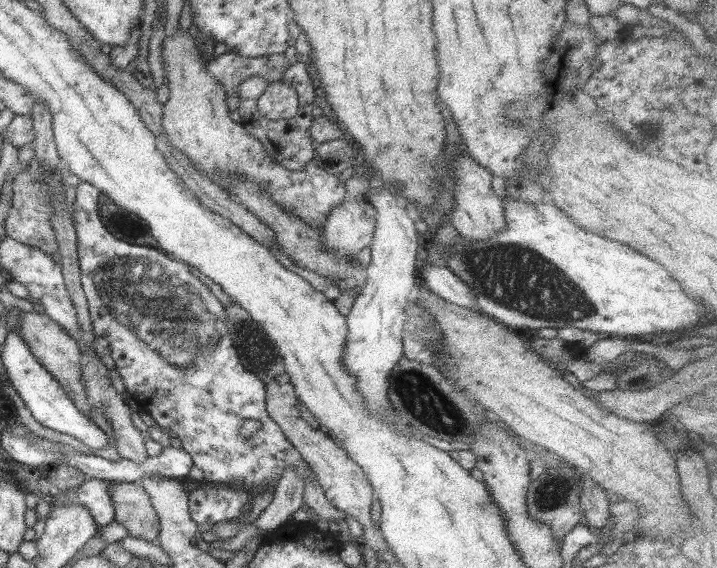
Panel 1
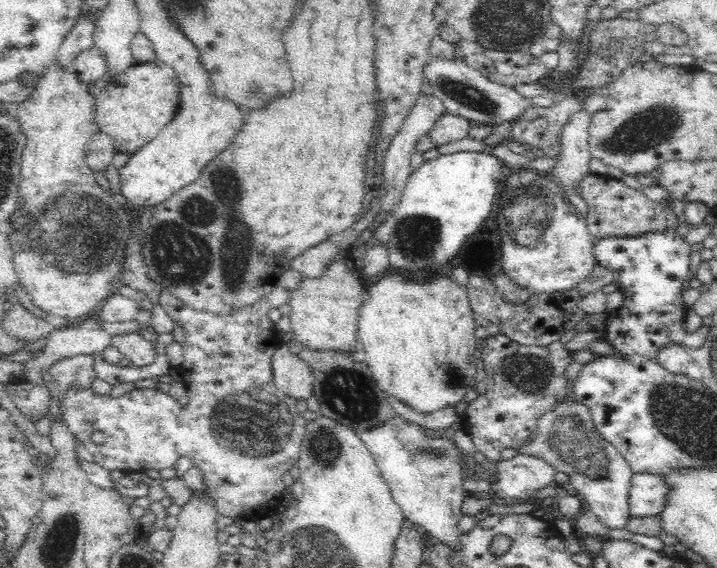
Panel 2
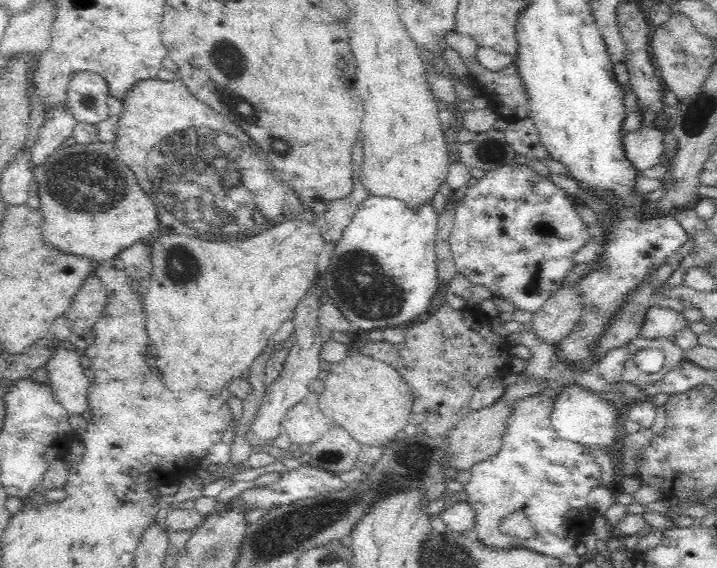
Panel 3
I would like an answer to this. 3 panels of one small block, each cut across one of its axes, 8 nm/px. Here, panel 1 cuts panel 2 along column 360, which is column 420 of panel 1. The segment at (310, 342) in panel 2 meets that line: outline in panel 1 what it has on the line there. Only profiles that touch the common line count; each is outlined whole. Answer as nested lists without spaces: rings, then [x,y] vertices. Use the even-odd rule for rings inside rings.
[[[418,278],[418,284],[416,286],[416,304],[420,305],[422,308],[425,308],[429,315],[433,318],[435,322],[435,327],[439,330],[441,334],[441,340],[437,340],[433,346],[429,346],[426,348],[428,352],[430,352],[430,356],[432,358],[432,364],[438,367],[438,370],[443,372],[443,375],[449,380],[452,381],[459,389],[462,389],[466,392],[475,402],[476,404],[482,406],[487,413],[493,416],[498,422],[505,424],[508,426],[517,436],[522,436],[526,438],[526,440],[536,444],[538,447],[544,448],[549,452],[553,452],[563,459],[563,462],[566,464],[575,466],[578,468],[583,474],[589,476],[602,490],[606,490],[609,495],[617,495],[625,498],[625,501],[633,502],[636,506],[641,508],[641,517],[638,522],[641,526],[639,529],[638,535],[647,536],[647,535],[656,535],[660,536],[660,534],[670,534],[670,538],[672,538],[672,534],[684,534],[686,538],[690,538],[692,534],[694,534],[694,528],[692,528],[692,522],[694,522],[694,516],[686,510],[686,502],[684,502],[683,494],[681,493],[681,486],[679,481],[679,474],[676,468],[677,461],[675,457],[675,452],[670,452],[673,450],[672,447],[669,447],[664,441],[659,439],[659,436],[656,436],[656,433],[652,430],[652,428],[648,428],[643,422],[634,422],[631,420],[626,420],[626,418],[620,418],[620,416],[616,416],[616,414],[612,414],[613,412],[607,411],[603,406],[600,406],[596,401],[590,399],[589,397],[585,397],[583,390],[575,389],[570,383],[563,379],[562,374],[556,371],[556,368],[549,363],[545,358],[541,358],[538,354],[530,351],[528,349],[528,343],[524,342],[522,339],[516,335],[515,330],[510,330],[502,323],[498,323],[496,320],[493,320],[489,316],[482,316],[480,313],[473,311],[472,309],[467,309],[464,307],[459,307],[458,305],[449,303],[446,300],[442,300],[439,296],[436,296],[421,279]]]

